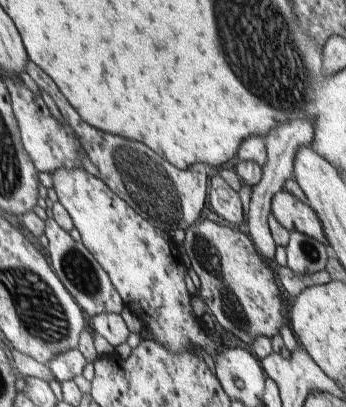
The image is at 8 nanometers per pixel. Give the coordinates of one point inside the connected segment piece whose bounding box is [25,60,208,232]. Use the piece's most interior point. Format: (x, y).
(169, 198)

